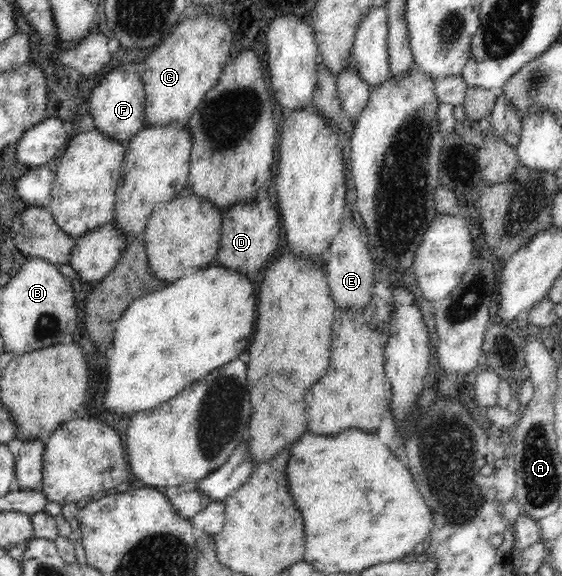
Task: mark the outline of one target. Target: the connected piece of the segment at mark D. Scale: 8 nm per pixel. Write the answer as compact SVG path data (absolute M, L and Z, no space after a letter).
M265 188L252 201L237 203L223 211L220 247L215 257L222 267L235 269L248 277L254 277L258 269L263 269L278 249L280 243L280 218L277 204L272 202Z

